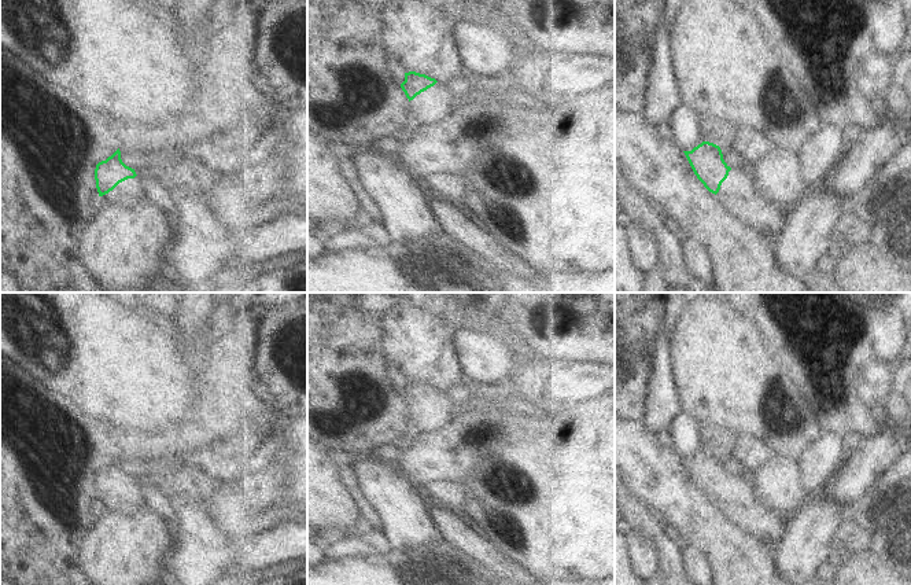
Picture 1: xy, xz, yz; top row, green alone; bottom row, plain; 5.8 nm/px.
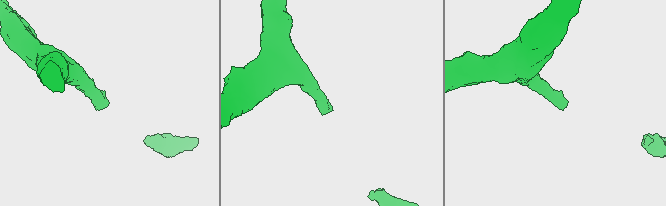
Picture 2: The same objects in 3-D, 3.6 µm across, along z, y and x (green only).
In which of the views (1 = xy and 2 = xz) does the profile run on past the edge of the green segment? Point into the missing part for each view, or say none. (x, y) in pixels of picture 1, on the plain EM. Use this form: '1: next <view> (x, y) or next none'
1: next xy (128, 500)
2: next xz (435, 411)

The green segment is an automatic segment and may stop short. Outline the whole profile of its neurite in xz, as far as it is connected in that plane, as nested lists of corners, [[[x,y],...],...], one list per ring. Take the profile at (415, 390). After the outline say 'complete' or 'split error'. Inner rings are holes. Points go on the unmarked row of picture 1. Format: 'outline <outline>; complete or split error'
outline [[[416,379],[405,380],[401,395],[409,406],[409,424],[413,434],[438,430],[460,412],[449,401],[445,390]]]; split error

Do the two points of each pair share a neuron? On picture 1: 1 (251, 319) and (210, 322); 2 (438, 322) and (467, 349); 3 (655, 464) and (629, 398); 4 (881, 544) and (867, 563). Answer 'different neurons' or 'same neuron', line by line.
1: different neurons
2: different neurons
3: different neurons
4: different neurons

